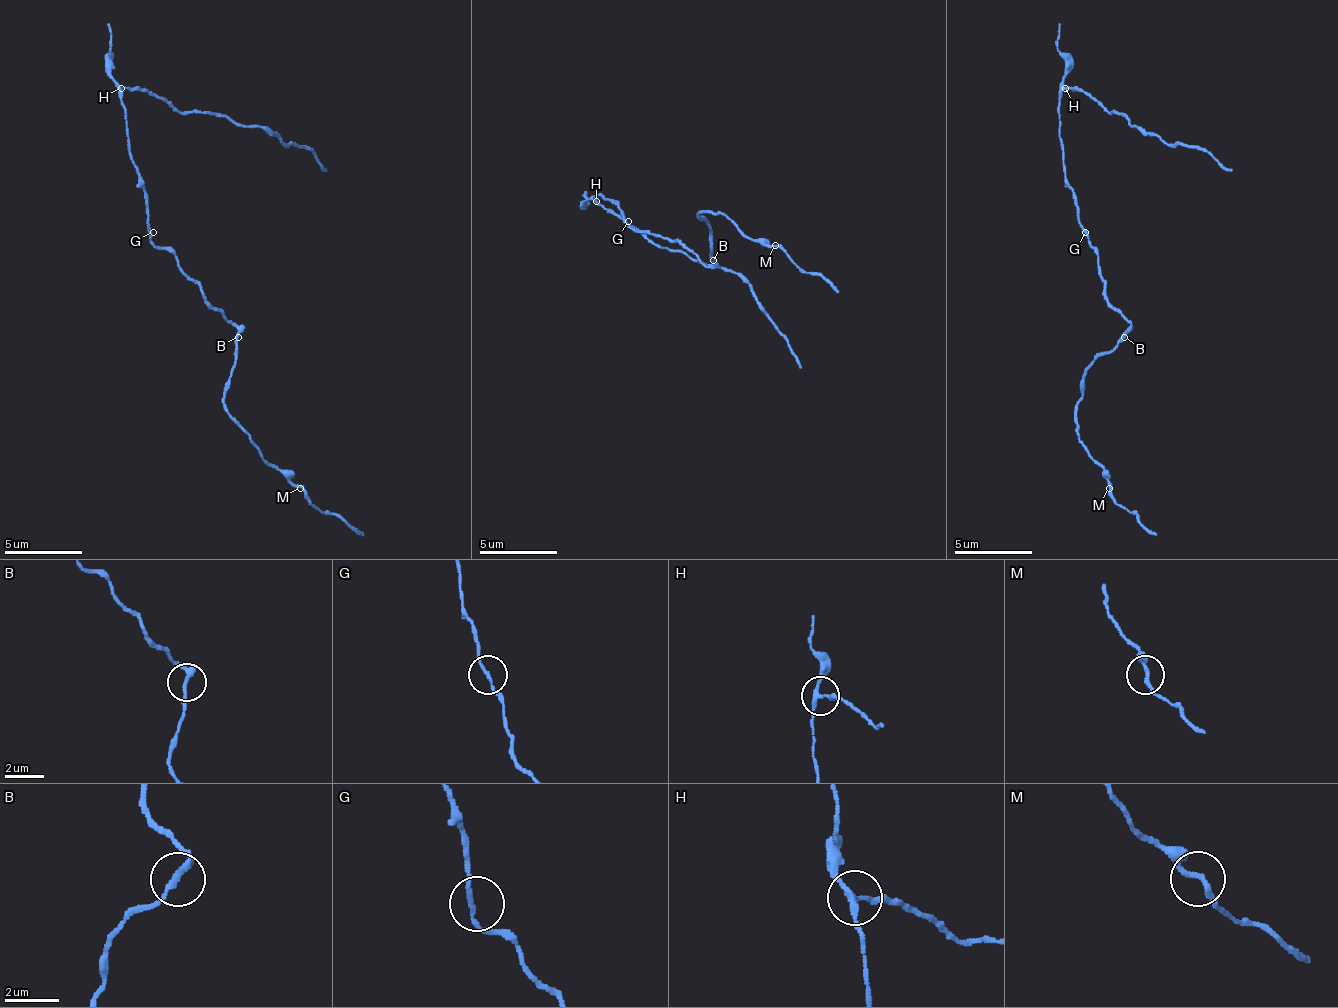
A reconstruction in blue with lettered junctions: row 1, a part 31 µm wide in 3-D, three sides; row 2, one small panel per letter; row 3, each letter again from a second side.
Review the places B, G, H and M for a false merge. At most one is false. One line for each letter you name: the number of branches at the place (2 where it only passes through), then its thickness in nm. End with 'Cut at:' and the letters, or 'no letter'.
H: Branches: 3. Thickness 180 nm
Cut at: H

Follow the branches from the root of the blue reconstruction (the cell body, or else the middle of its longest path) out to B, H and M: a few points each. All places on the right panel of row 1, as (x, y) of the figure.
B: (1081, 232), (1097, 255), (1097, 271), (1105, 286), (1105, 298), (1132, 325), (1124, 337)
H: (1081, 232), (1078, 220), (1078, 197), (1066, 182), (1062, 139), (1058, 135), (1058, 96), (1066, 88)
M: (1081, 232), (1097, 255), (1105, 298), (1132, 325), (1085, 372), (1078, 403), (1078, 441), (1105, 472), (1109, 488)

